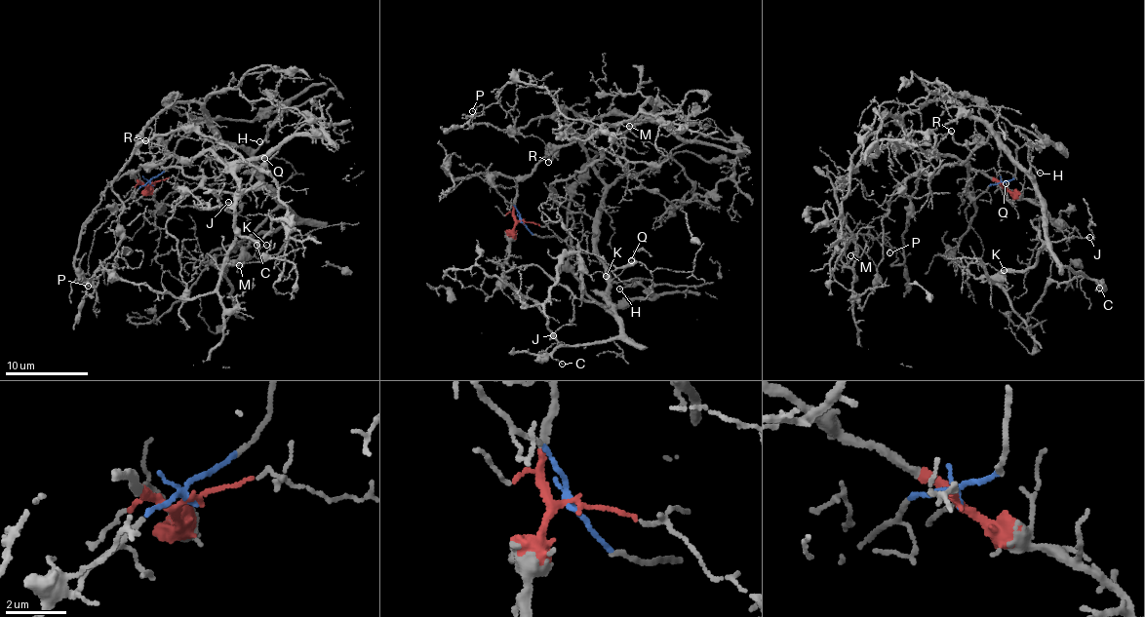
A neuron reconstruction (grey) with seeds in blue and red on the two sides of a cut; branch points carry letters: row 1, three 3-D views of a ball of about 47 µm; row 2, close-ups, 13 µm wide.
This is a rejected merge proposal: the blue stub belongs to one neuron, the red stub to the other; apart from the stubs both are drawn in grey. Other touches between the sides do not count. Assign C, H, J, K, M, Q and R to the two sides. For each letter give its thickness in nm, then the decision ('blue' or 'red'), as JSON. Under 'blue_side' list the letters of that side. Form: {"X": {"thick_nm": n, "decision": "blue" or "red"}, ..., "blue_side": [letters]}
{"C": {"thick_nm": 100, "decision": "blue"}, "H": {"thick_nm": 140, "decision": "blue"}, "J": {"thick_nm": 130, "decision": "red"}, "K": {"thick_nm": 110, "decision": "blue"}, "M": {"thick_nm": 100, "decision": "red"}, "Q": {"thick_nm": 130, "decision": "blue"}, "R": {"thick_nm": 120, "decision": "red"}, "blue_side": ["C", "H", "K", "Q"]}

